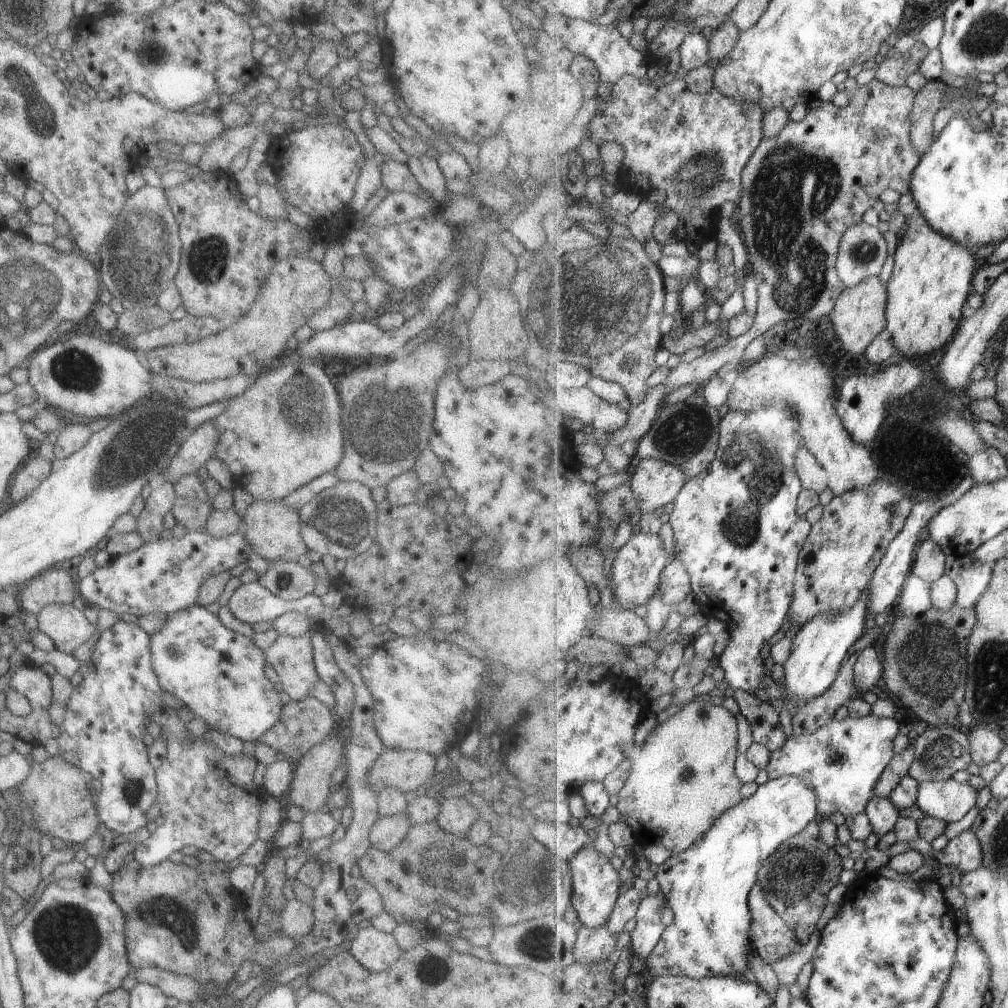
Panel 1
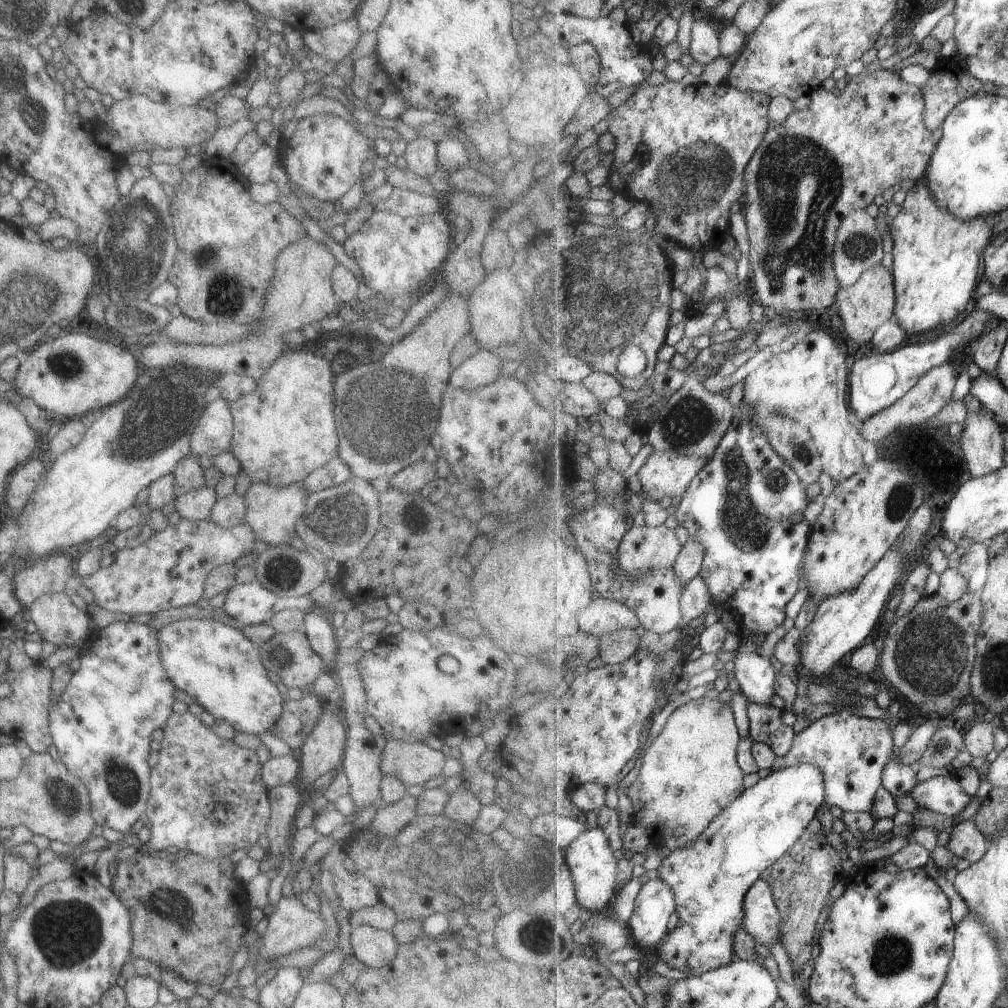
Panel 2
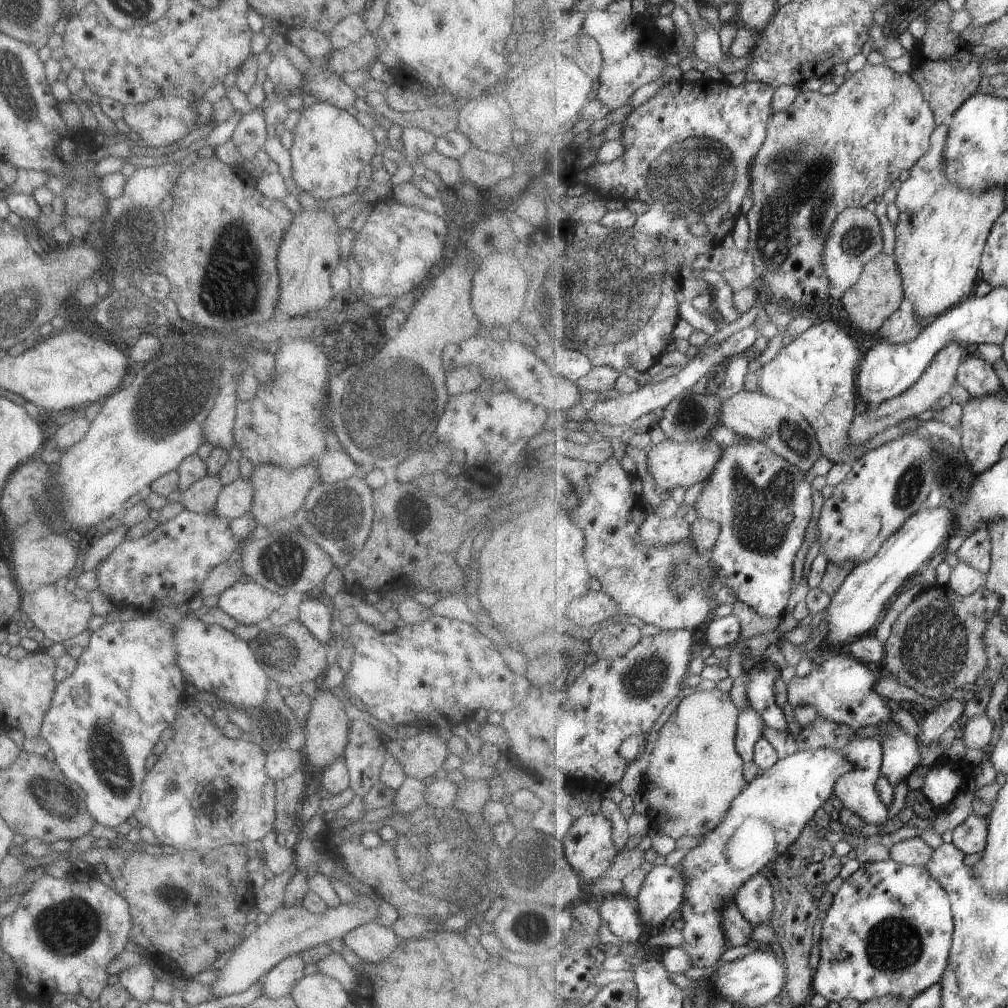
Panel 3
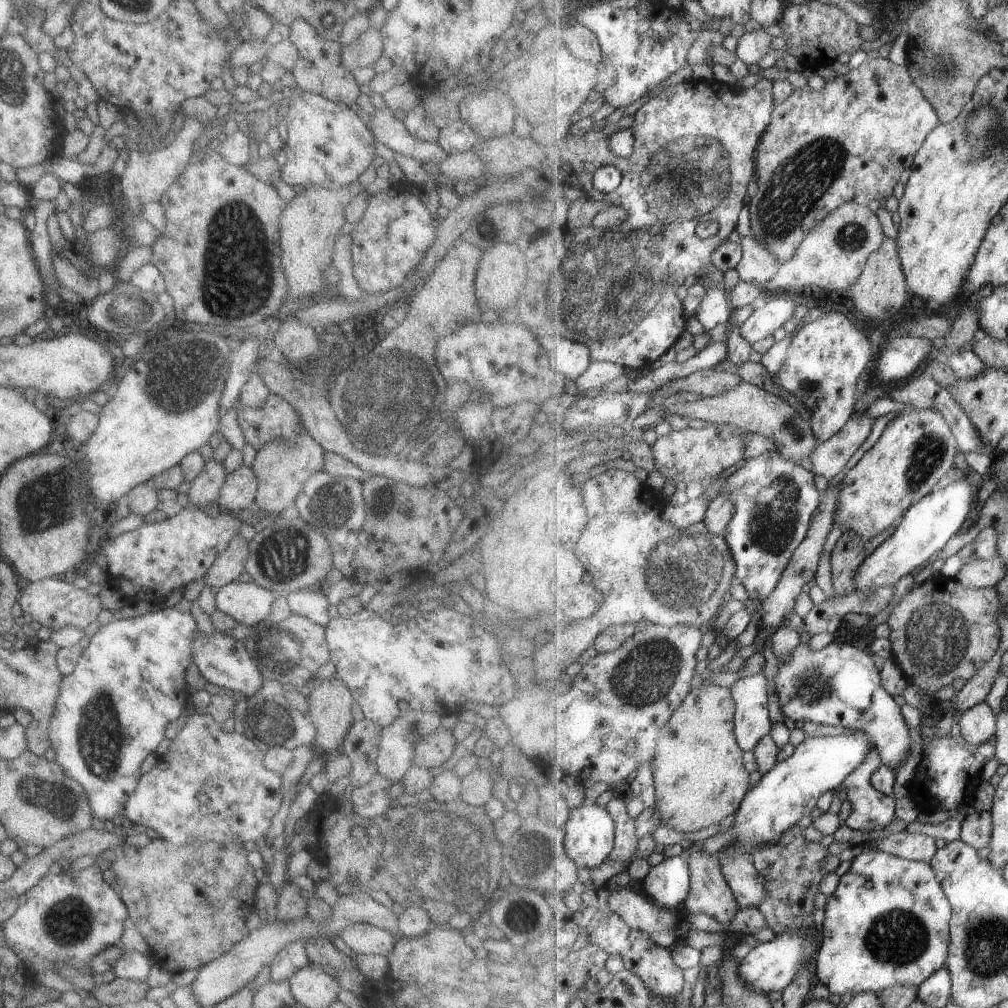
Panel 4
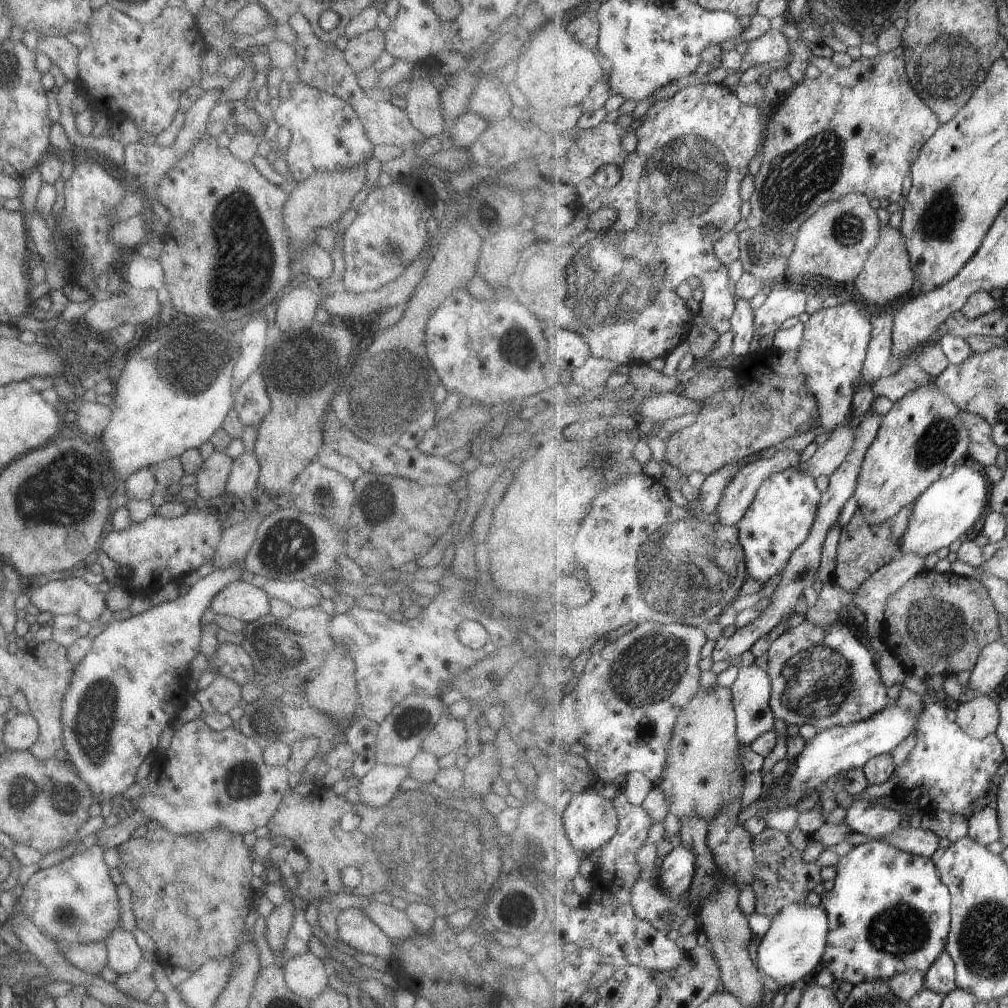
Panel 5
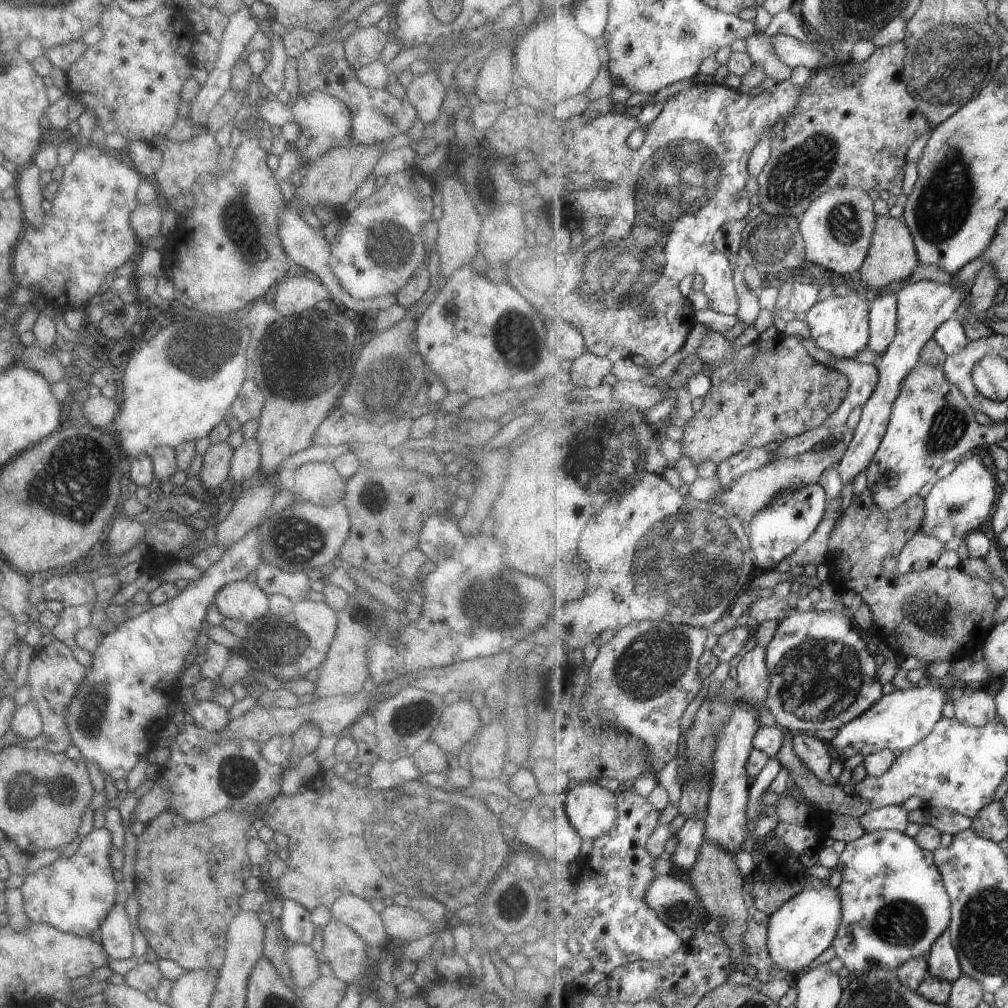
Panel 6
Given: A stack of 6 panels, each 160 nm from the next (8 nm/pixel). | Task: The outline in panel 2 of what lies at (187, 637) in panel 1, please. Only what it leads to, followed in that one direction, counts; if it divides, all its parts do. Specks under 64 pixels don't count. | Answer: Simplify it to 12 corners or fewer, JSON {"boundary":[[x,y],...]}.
{"boundary":[[211,619],[157,631],[173,687],[269,731],[285,700],[257,648]]}

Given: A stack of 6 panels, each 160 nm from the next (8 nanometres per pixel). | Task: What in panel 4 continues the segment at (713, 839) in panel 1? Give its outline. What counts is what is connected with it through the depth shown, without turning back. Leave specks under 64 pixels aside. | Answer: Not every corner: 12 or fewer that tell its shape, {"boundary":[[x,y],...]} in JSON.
{"boundary":[[807,736],[745,795],[730,829],[753,856],[838,791],[873,747]]}

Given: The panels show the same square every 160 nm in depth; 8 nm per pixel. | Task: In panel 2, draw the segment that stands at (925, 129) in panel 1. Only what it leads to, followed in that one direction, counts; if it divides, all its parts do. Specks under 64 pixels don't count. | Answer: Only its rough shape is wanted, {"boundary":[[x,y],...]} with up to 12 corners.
{"boundary":[[941,61],[924,86],[925,126],[934,133],[986,83]]}

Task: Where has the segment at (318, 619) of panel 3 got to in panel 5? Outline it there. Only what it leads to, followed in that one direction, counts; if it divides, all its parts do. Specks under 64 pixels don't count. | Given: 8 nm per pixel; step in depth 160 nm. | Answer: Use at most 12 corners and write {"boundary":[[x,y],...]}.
{"boundary":[[253,575],[250,583],[293,609],[322,599],[311,580],[280,581]]}

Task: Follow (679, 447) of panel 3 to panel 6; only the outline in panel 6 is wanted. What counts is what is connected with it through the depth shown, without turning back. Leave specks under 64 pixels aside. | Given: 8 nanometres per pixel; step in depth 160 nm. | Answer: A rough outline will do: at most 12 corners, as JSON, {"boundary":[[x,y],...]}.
{"boundary":[[709,329],[682,453],[719,466],[822,426],[851,386],[801,336]]}

